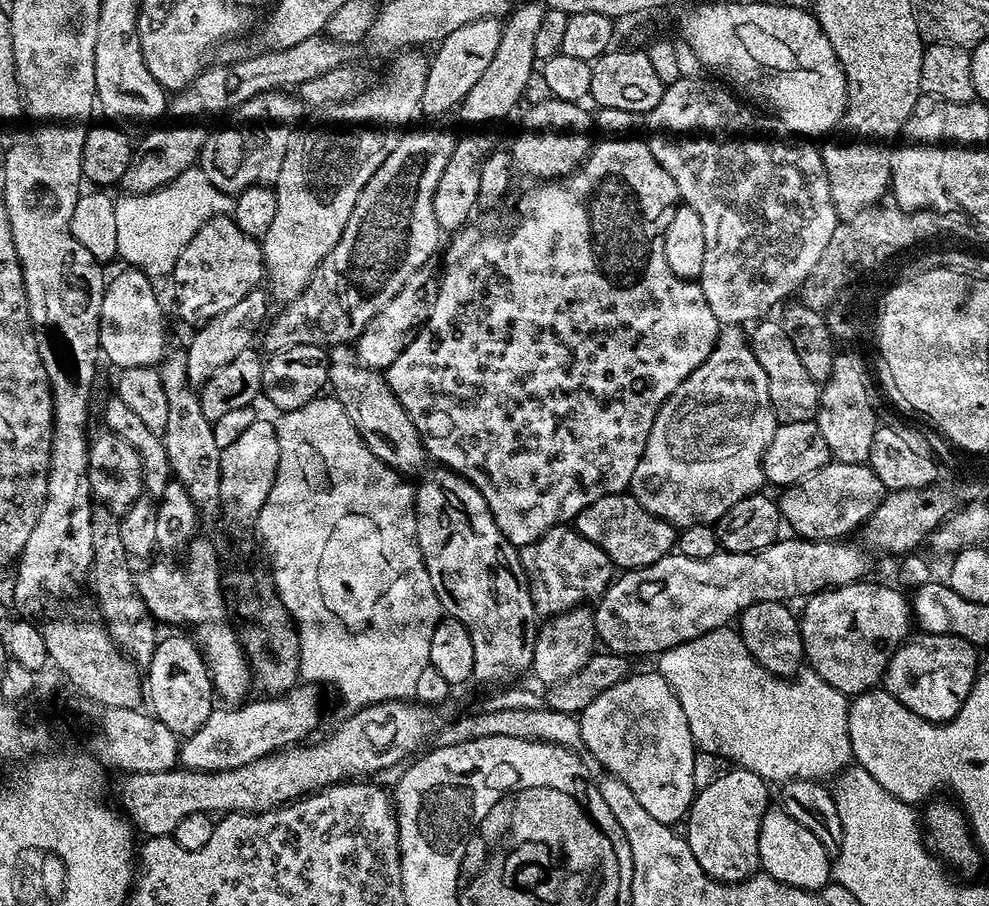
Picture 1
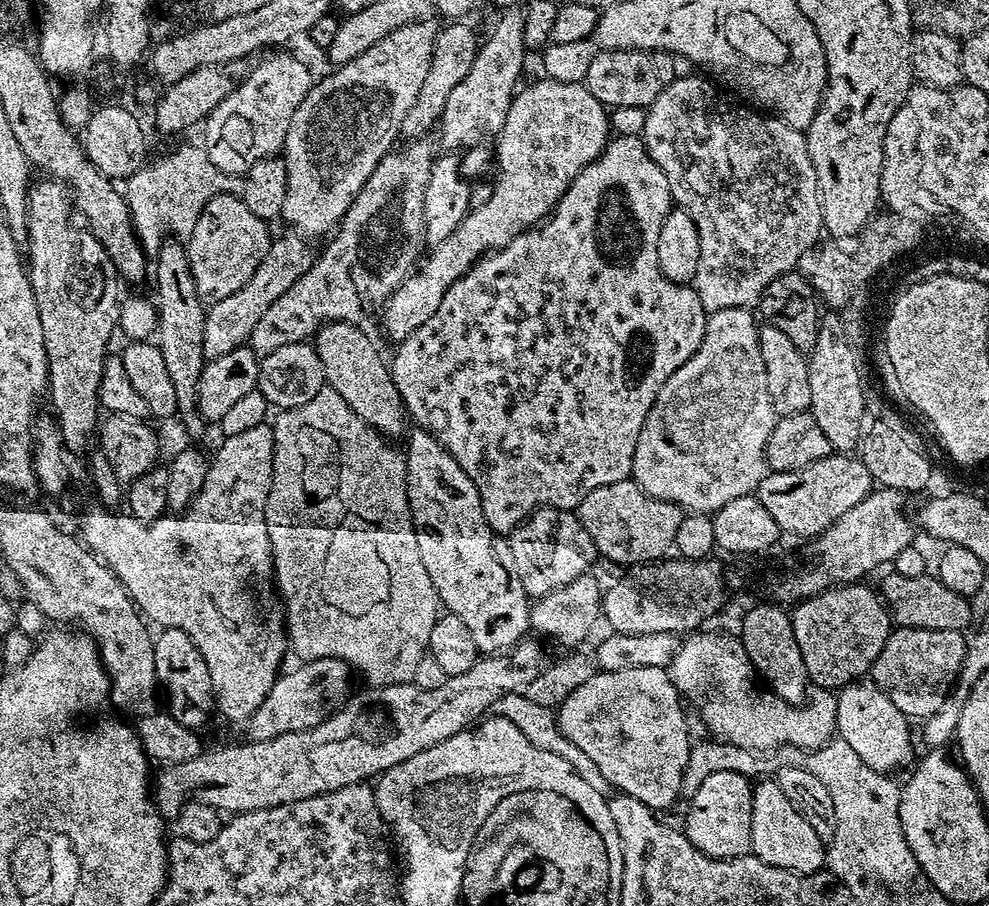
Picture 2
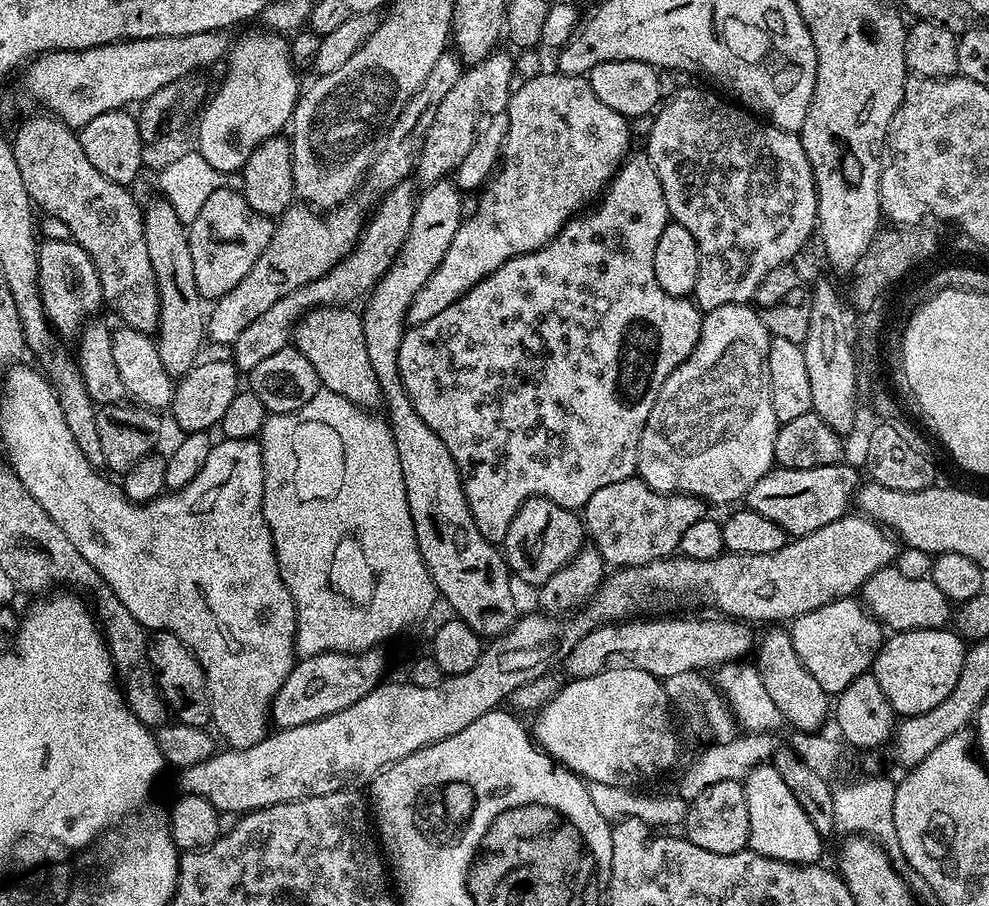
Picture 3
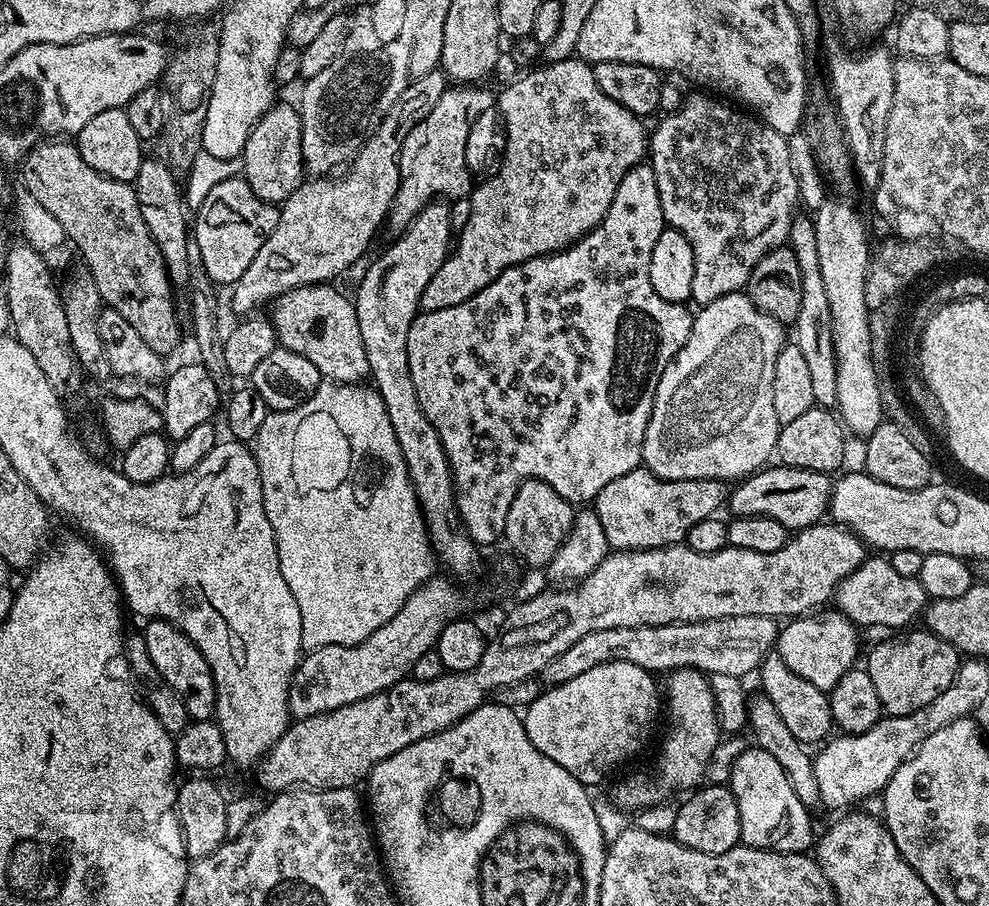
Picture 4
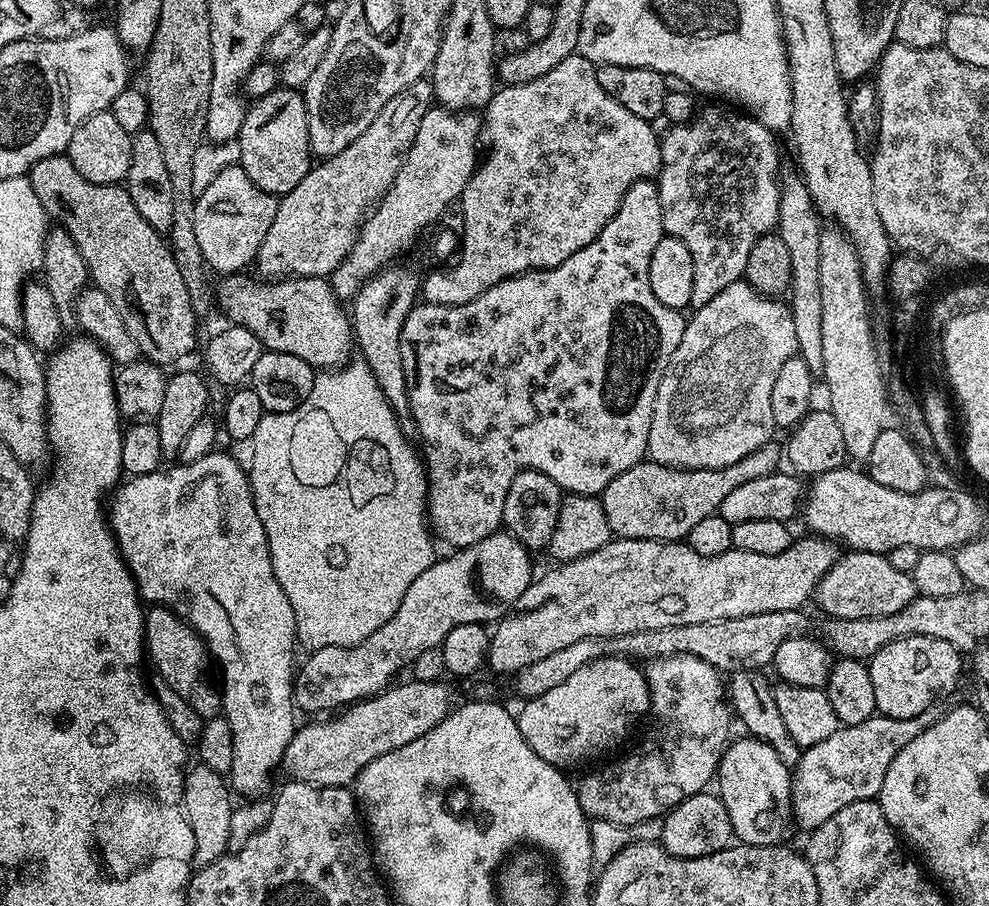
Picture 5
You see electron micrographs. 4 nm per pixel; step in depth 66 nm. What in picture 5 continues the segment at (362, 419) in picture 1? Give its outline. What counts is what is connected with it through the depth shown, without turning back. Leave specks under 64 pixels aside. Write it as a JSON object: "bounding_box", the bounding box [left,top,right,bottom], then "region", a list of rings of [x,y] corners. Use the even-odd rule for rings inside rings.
{"bounding_box":[218,274,354,370],"region":[[[248,274],[225,275],[220,292],[218,288],[218,304],[224,307],[231,323],[250,330],[267,351],[294,354],[294,358],[302,358],[316,370],[335,370],[353,355],[354,333],[349,313],[325,277],[293,276],[267,282],[255,279],[251,280]]]}

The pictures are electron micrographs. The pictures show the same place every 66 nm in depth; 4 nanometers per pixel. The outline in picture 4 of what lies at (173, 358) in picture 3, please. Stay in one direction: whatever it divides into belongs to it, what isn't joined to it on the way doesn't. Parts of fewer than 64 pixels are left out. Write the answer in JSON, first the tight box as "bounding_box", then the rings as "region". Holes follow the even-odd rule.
{"bounding_box":[134,158,190,290],"region":[[[146,158],[138,170],[134,187],[138,198],[138,210],[142,210],[142,219],[146,222],[146,230],[154,238],[158,250],[164,259],[168,277],[172,279],[172,287],[176,290],[187,289],[190,278],[190,266],[186,258],[186,246],[190,243],[190,220],[184,217],[186,200],[182,188],[176,185],[177,177],[173,169],[163,159]]]}

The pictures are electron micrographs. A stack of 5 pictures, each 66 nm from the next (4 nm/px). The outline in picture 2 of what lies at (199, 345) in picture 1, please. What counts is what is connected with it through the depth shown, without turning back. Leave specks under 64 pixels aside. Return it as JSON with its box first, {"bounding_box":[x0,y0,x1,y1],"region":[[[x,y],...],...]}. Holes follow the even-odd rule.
{"bounding_box":[202,234,314,357],"region":[[[287,234],[279,240],[273,239],[268,247],[266,258],[250,274],[250,282],[242,286],[242,290],[234,290],[230,298],[222,298],[222,302],[211,305],[204,313],[204,333],[202,334],[202,346],[205,357],[230,354],[235,348],[241,347],[247,341],[248,336],[254,330],[254,326],[262,319],[262,314],[298,282],[306,274],[306,270],[312,268],[314,252],[307,248],[305,237],[299,234]]]}

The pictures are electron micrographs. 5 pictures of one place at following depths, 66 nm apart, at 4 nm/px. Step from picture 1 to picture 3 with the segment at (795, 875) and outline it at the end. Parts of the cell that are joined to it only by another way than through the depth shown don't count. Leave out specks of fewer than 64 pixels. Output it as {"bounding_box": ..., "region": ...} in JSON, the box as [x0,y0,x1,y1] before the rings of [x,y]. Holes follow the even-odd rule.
{"bounding_box":[742,762,825,864],"region":[[[771,762],[757,765],[749,770],[742,781],[746,796],[746,811],[750,814],[750,834],[748,835],[748,848],[762,854],[766,858],[774,858],[791,864],[814,864],[821,858],[825,841],[810,826],[810,818],[806,818],[802,806],[790,794],[786,782],[782,782],[782,774]]]}

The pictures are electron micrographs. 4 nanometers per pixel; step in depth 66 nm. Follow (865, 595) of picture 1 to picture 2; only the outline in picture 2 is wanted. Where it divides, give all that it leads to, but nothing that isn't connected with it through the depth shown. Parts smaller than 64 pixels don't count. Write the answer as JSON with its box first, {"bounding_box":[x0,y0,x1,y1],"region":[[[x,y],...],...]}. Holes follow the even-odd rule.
{"bounding_box":[790,582,894,690],"region":[[[857,582],[831,587],[808,600],[797,603],[790,615],[794,639],[802,650],[809,681],[820,690],[839,690],[847,684],[867,677],[876,659],[882,654],[894,621],[881,593]]]}

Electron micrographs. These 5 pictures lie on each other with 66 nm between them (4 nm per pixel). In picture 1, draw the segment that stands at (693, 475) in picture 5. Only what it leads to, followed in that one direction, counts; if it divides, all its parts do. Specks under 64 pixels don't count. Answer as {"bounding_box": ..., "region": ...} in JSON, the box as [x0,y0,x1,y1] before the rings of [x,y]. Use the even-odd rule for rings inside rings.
{"bounding_box":[574,491,678,569],"region":[[[627,491],[606,494],[598,502],[590,502],[574,521],[577,532],[611,558],[617,569],[641,568],[658,562],[673,551],[678,529],[676,525],[650,514]]]}

